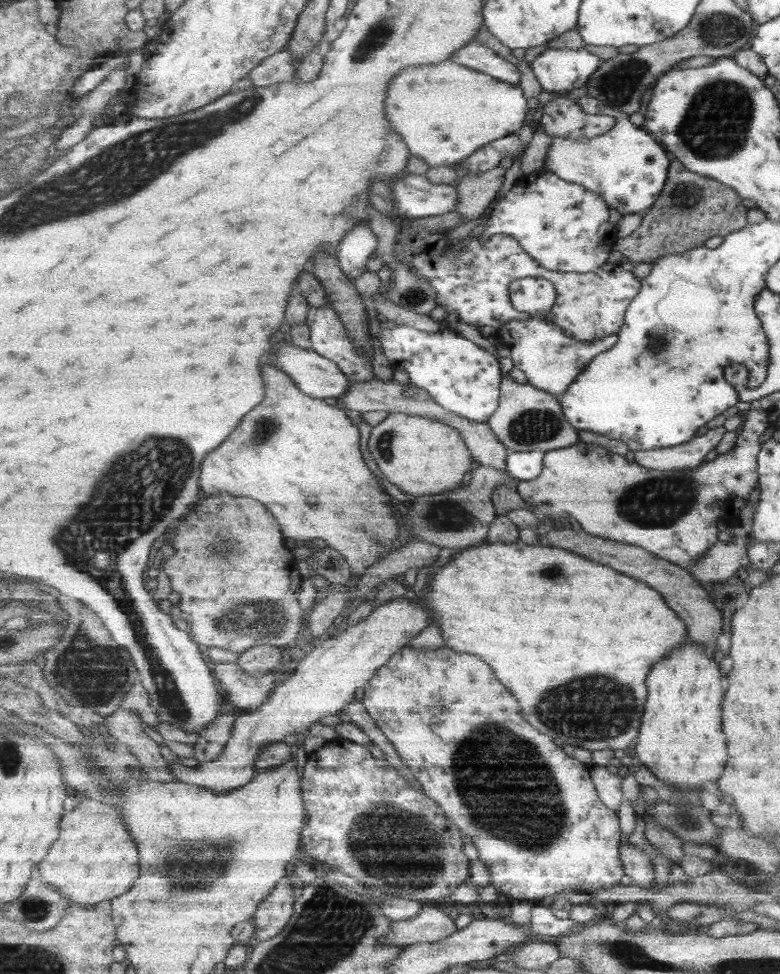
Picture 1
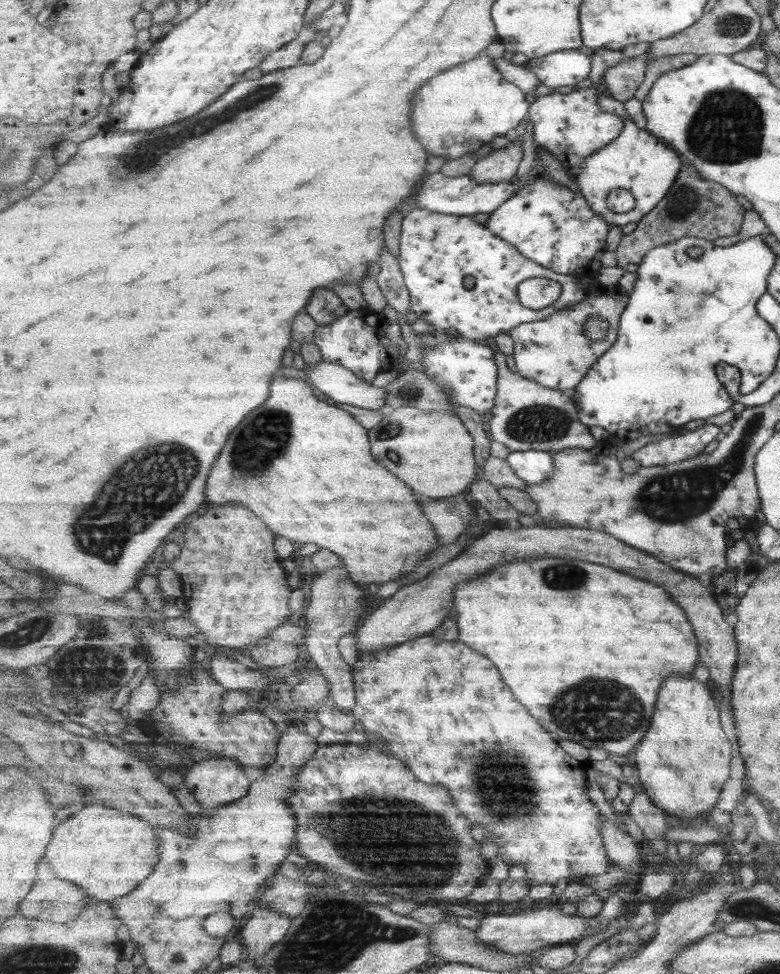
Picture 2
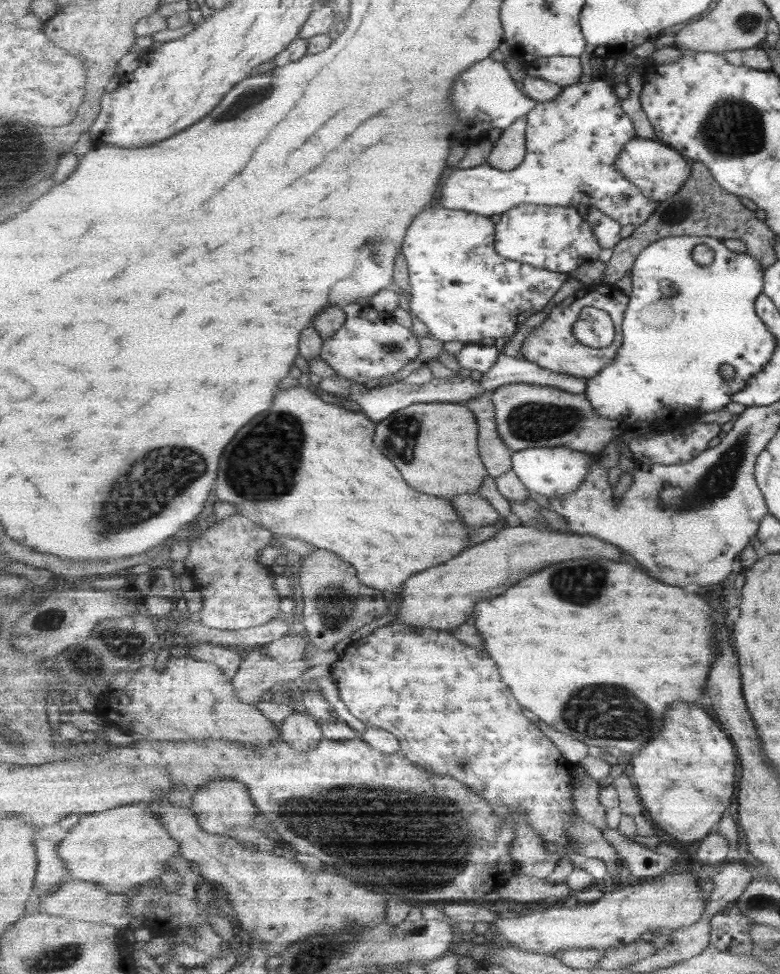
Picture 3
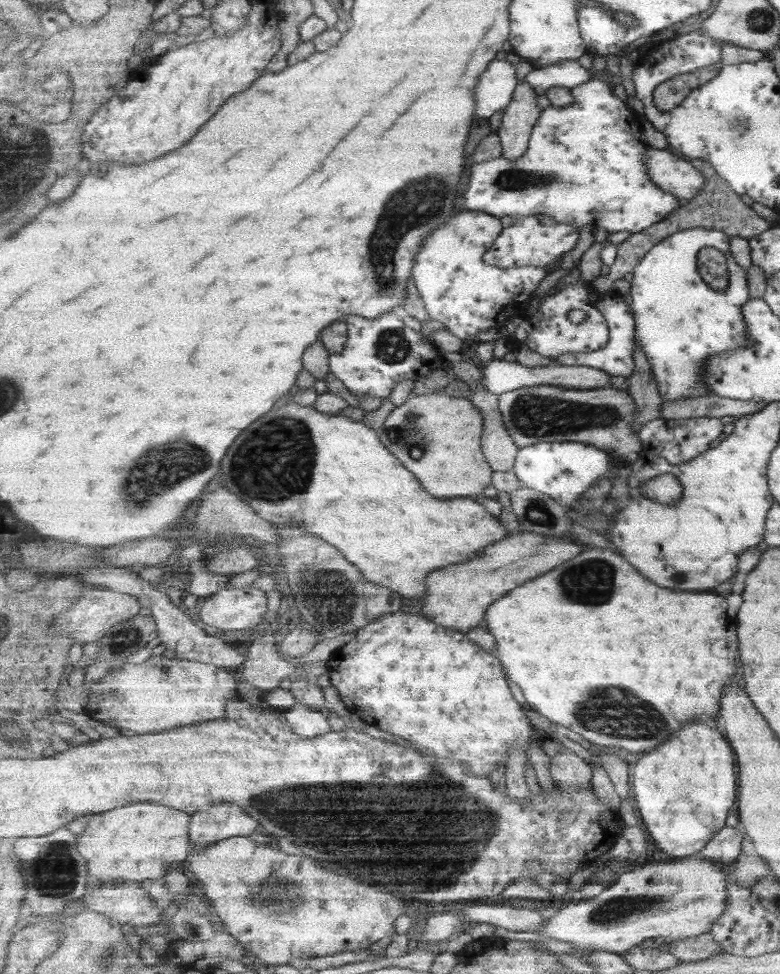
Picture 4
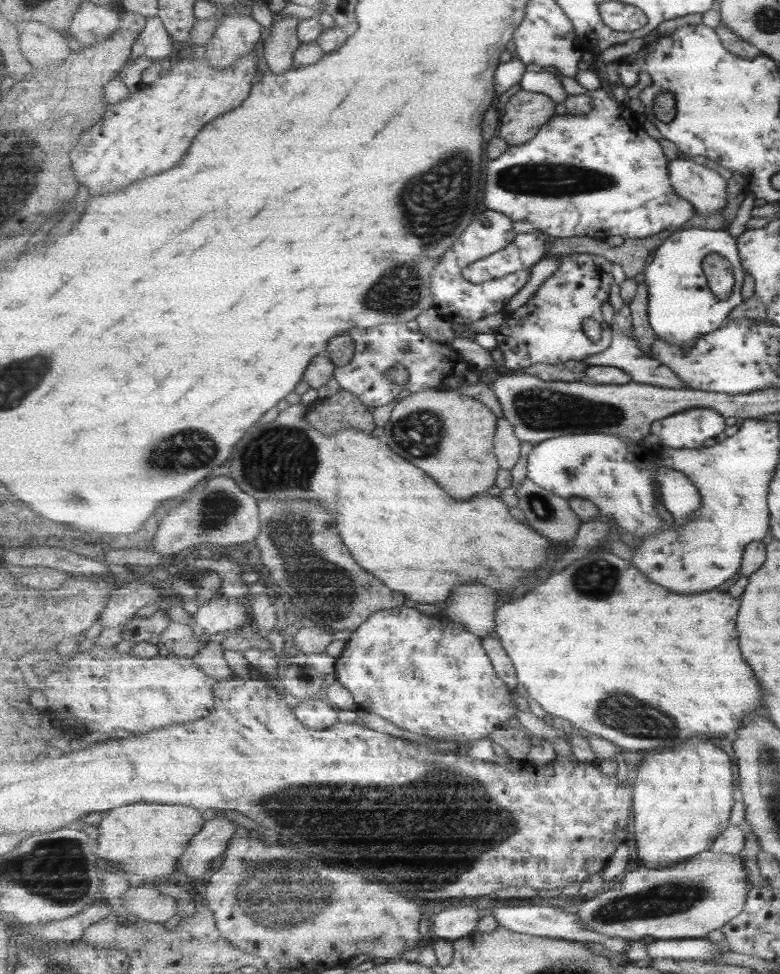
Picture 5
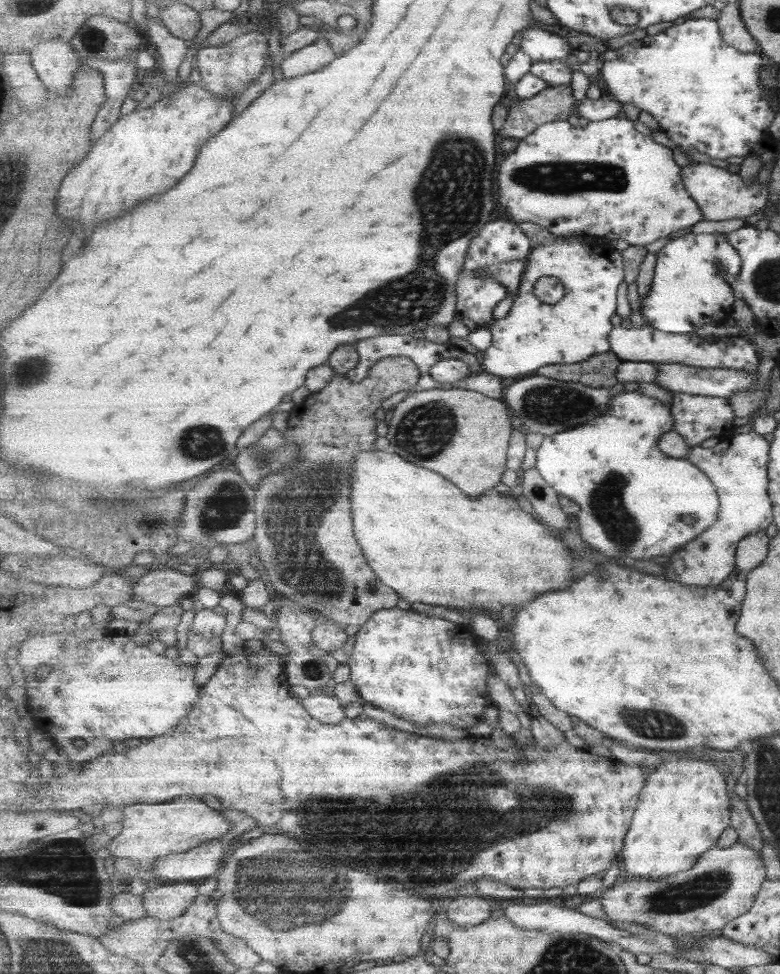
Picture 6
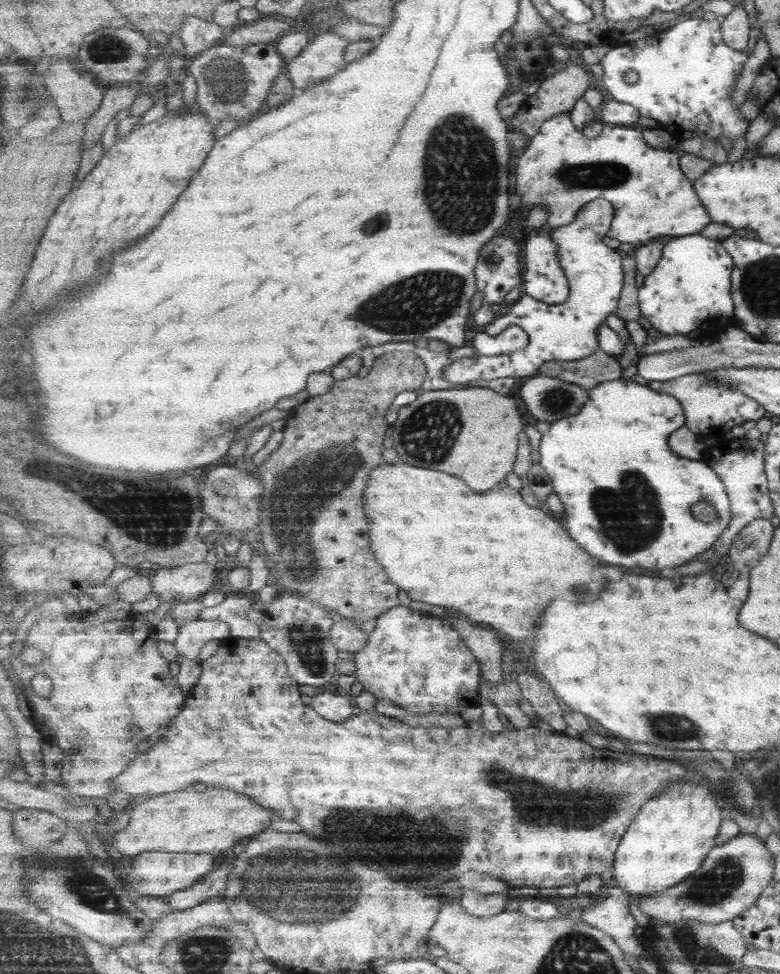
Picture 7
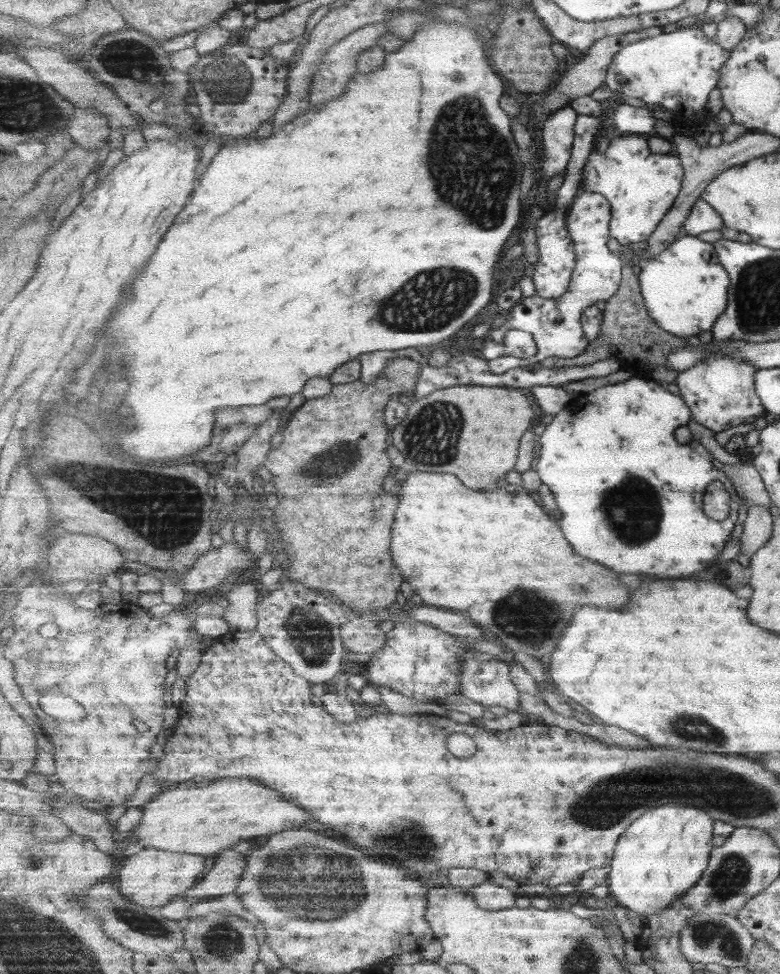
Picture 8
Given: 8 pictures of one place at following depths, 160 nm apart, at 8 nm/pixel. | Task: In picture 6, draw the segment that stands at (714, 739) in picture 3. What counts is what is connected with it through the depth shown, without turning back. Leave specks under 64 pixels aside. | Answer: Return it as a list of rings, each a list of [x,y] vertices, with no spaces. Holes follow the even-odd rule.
[[[671,760],[671,762],[657,762],[655,774],[649,776],[647,784],[641,794],[640,803],[637,807],[637,816],[632,820],[632,827],[628,830],[629,834],[625,837],[624,850],[621,852],[621,858],[624,868],[631,876],[640,876],[647,880],[661,880],[666,876],[677,874],[678,872],[691,870],[705,852],[711,848],[718,847],[718,840],[724,832],[732,826],[732,797],[728,792],[728,781],[721,770],[711,764],[711,762],[701,762],[701,760]]]

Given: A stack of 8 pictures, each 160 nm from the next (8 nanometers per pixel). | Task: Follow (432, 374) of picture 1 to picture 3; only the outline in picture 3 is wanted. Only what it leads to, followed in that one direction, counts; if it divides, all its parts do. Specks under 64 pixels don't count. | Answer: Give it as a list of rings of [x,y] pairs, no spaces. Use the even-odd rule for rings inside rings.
[[[467,344],[457,354],[457,362],[461,364],[462,373],[479,371],[485,374],[493,370],[499,355],[500,350],[495,345]]]

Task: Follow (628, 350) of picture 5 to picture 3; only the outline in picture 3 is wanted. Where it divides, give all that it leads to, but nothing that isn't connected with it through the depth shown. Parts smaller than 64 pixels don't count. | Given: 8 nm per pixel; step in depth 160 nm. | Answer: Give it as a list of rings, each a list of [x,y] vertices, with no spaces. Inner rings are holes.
[[[599,283],[593,286],[591,290],[579,288],[572,296],[555,305],[544,321],[534,327],[528,338],[523,341],[519,358],[524,358],[528,360],[527,362],[533,362],[533,364],[539,364],[541,368],[547,368],[550,371],[567,373],[587,380],[593,378],[603,369],[613,364],[617,356],[617,350],[624,343],[623,323],[629,301],[630,295],[623,294],[616,285]],[[587,307],[605,309],[613,317],[617,336],[611,346],[591,348],[577,340],[573,327],[580,319],[580,312]]]

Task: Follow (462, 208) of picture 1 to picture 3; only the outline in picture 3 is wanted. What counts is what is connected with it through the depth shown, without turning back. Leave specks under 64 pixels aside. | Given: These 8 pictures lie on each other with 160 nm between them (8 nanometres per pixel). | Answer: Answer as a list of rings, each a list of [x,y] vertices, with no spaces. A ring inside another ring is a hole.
[[[517,120],[511,128],[503,131],[495,142],[493,151],[487,159],[487,164],[499,171],[515,170],[524,163],[528,155],[527,147],[528,120]]]

